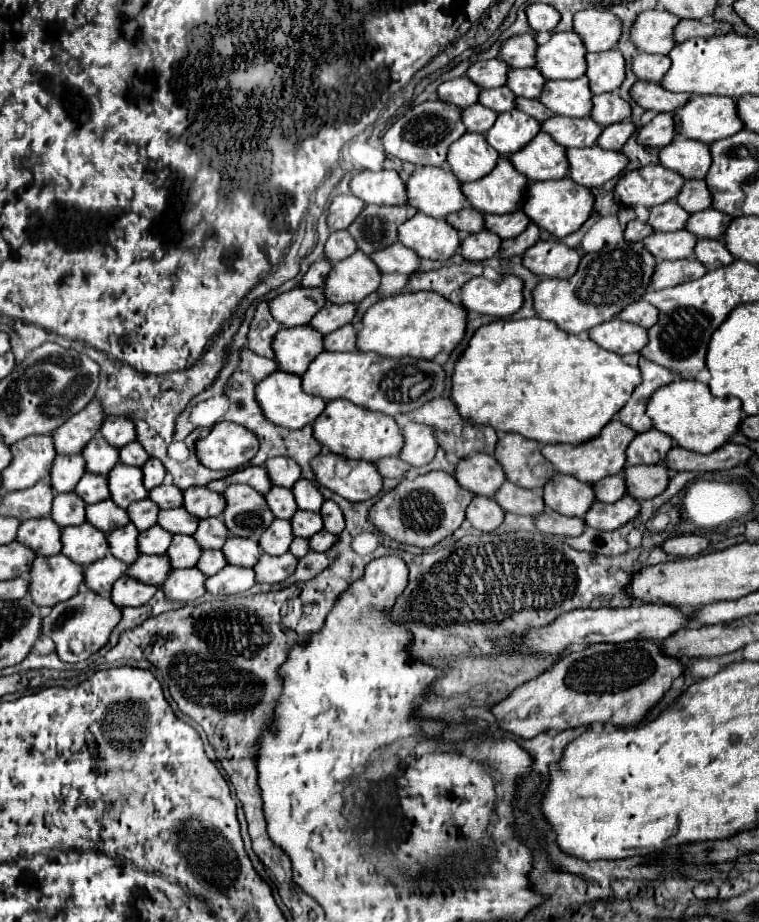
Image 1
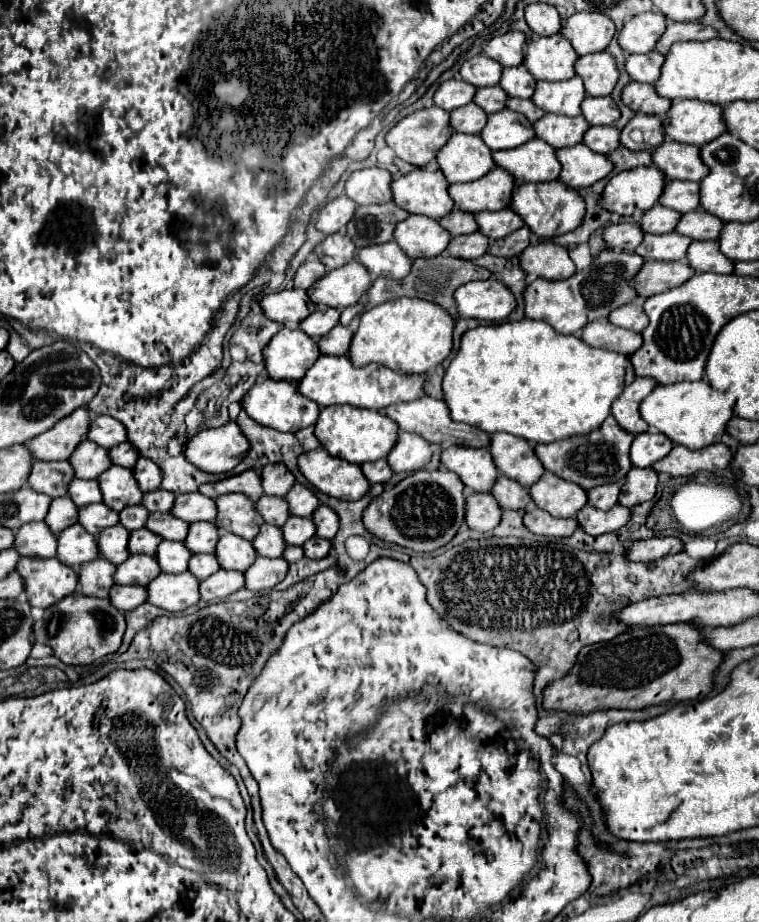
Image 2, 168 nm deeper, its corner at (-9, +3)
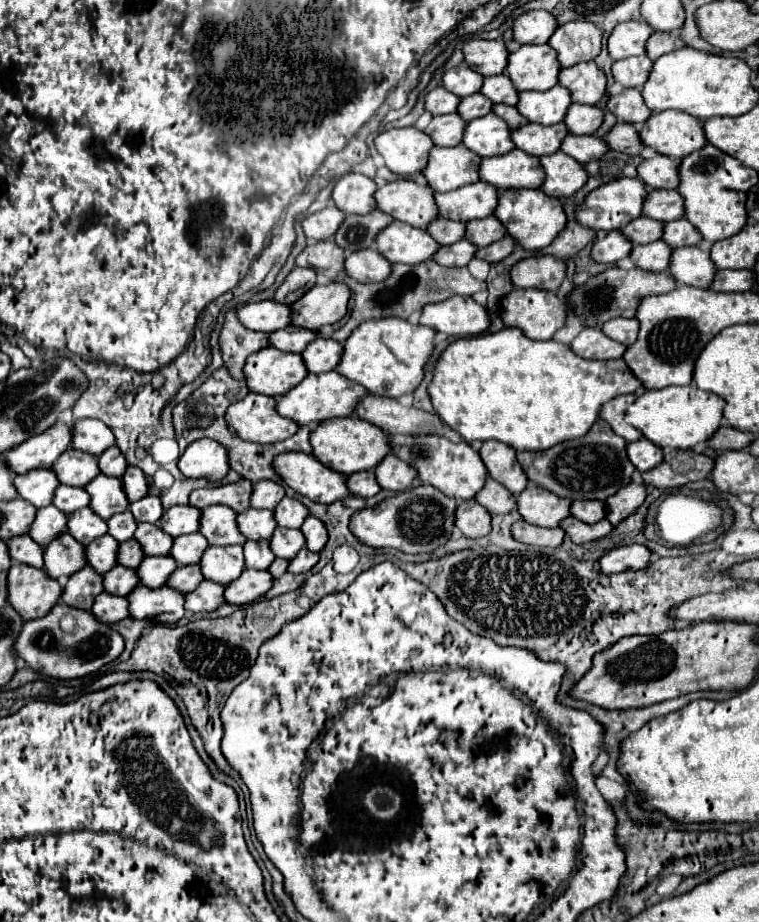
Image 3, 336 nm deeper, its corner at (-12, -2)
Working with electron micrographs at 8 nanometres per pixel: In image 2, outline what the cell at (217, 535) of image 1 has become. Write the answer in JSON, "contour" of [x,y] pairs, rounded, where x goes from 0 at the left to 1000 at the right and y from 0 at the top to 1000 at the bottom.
{"contour":[[[257,566],[249,570],[249,579],[241,586],[252,601],[281,601],[289,586],[289,575],[278,566]]]}

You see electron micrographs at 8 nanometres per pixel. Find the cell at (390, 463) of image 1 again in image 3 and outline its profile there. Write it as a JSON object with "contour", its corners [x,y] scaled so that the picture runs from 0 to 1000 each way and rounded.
{"contour":[[[493,509],[477,511],[477,513],[464,513],[458,517],[458,528],[466,537],[472,539],[493,539],[501,533],[498,522],[493,522]]]}

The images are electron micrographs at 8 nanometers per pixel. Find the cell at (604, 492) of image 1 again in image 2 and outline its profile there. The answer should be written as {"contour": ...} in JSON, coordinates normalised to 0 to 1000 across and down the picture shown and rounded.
{"contour":[[[794,525],[789,529],[779,529],[773,534],[773,547],[789,553],[802,553],[813,547],[816,527],[813,525]]]}

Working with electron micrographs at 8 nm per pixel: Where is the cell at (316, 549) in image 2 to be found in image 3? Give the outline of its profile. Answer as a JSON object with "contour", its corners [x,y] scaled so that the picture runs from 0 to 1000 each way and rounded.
{"contour":[[[403,593],[382,608],[382,621],[406,621],[422,606],[422,600],[408,600]]]}

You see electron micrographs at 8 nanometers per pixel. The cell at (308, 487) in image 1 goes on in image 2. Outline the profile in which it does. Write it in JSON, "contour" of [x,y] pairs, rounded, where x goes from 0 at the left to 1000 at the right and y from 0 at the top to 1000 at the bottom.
{"contour":[[[389,525],[378,538],[375,538],[378,547],[381,547],[381,557],[383,560],[397,560],[397,562],[407,562],[410,555],[415,555],[415,551],[420,549],[420,542],[415,538],[415,534],[404,527]]]}

